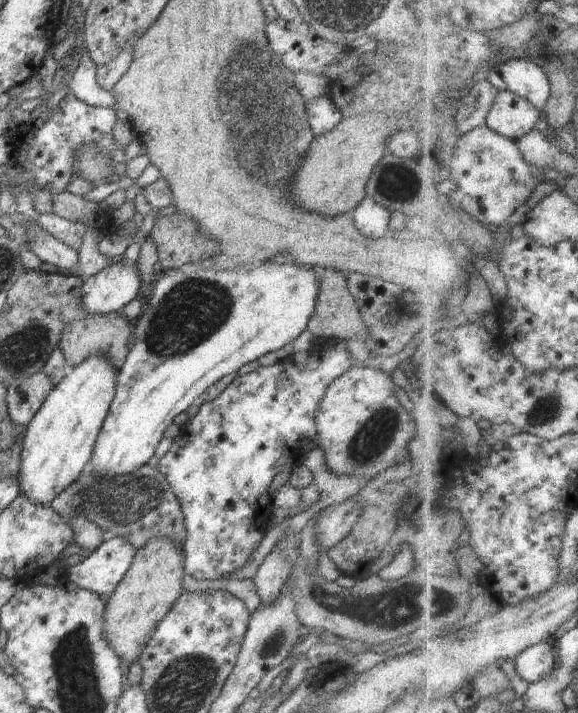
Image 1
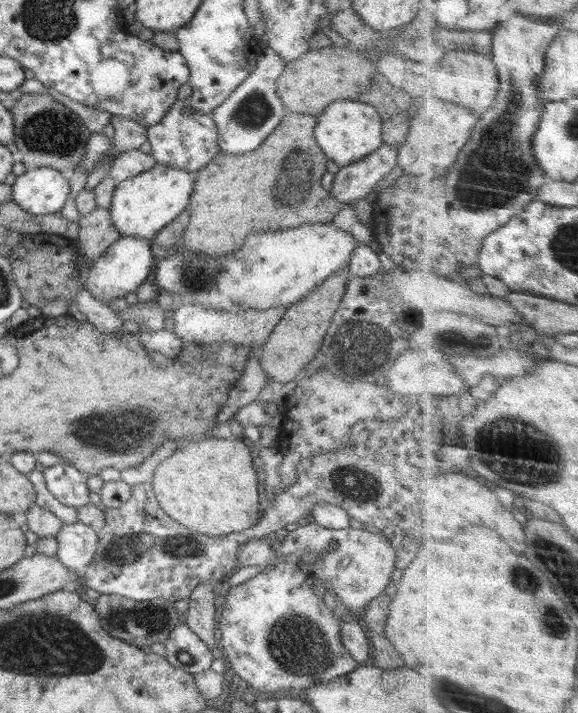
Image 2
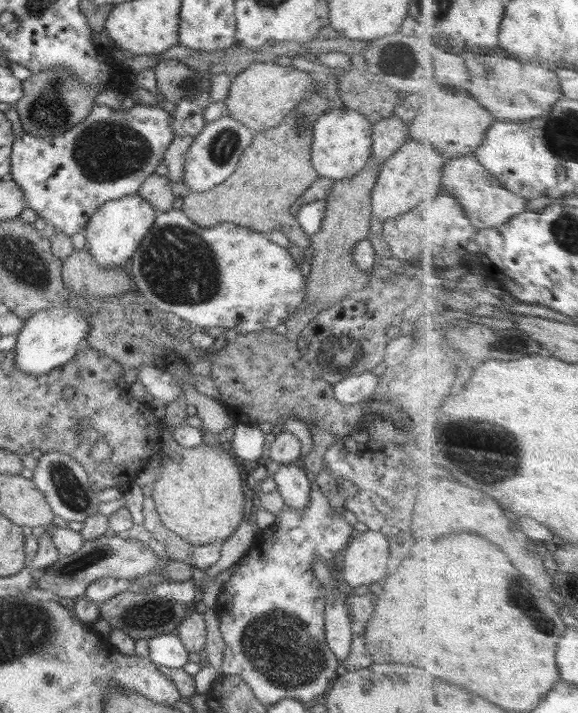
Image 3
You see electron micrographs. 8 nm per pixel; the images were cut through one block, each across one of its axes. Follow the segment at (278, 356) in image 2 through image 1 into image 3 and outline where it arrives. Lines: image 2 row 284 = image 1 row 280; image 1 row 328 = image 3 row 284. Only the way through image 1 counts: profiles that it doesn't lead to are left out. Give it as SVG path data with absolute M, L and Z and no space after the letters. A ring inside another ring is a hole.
M371 156L363 170L355 176L334 181L330 188L330 193L325 199L327 205L322 226L316 234L308 236L313 251L311 273L307 280L308 307L304 307L300 313L291 314L291 317L286 320L281 330L288 339L298 339L302 329L320 312L328 310L342 297L362 290L369 283L370 273L360 270L355 265L351 250L359 240L366 239L370 231L371 194L381 166L378 162L374 162Z

